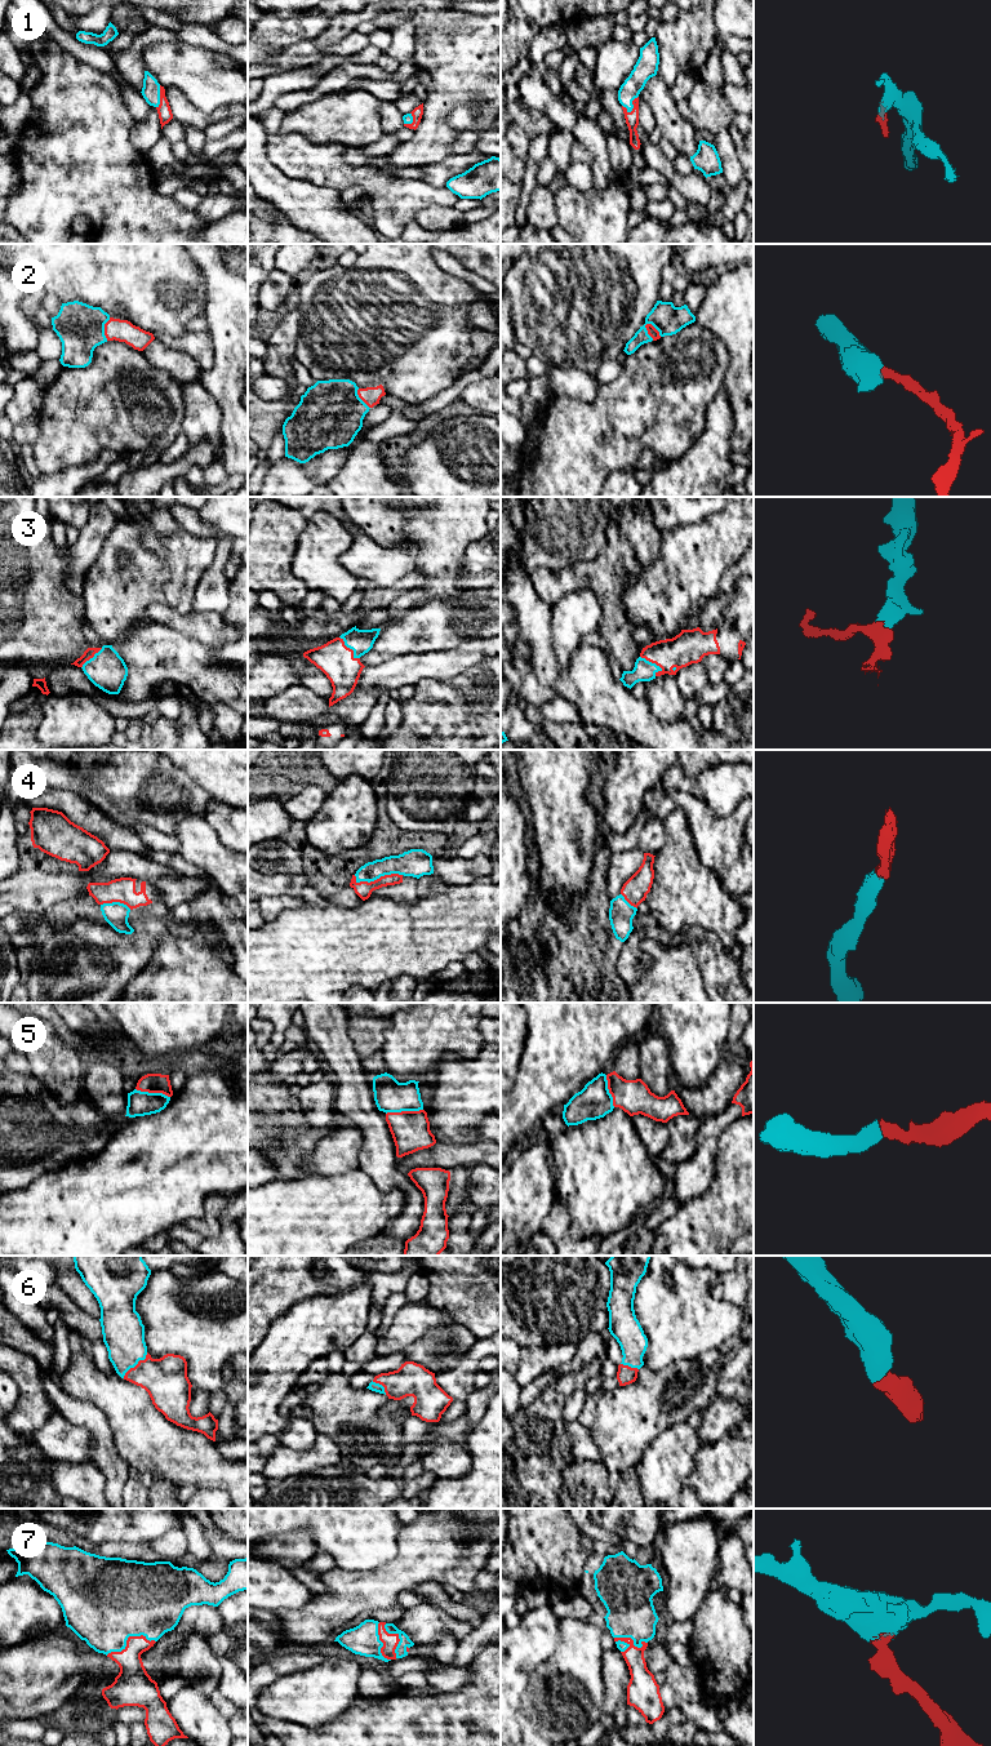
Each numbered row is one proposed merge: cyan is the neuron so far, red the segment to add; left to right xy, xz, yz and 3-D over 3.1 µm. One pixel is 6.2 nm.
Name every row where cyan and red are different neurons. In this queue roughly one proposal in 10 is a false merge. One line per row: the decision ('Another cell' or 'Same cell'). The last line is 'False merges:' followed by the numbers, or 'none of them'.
1: Same cell
2: Same cell
3: Same cell
4: Same cell
5: Same cell
6: Same cell
7: Same cell
False merges: none of them

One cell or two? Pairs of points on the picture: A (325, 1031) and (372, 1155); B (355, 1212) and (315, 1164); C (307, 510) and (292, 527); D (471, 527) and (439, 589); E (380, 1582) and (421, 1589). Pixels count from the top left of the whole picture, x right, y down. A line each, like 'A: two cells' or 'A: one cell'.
A: one cell
B: two cells
C: two cells
D: one cell
E: two cells

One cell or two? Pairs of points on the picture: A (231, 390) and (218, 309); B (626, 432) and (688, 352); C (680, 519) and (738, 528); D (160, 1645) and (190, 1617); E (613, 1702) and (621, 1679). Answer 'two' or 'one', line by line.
A: one
B: one
C: two
D: one
E: one

